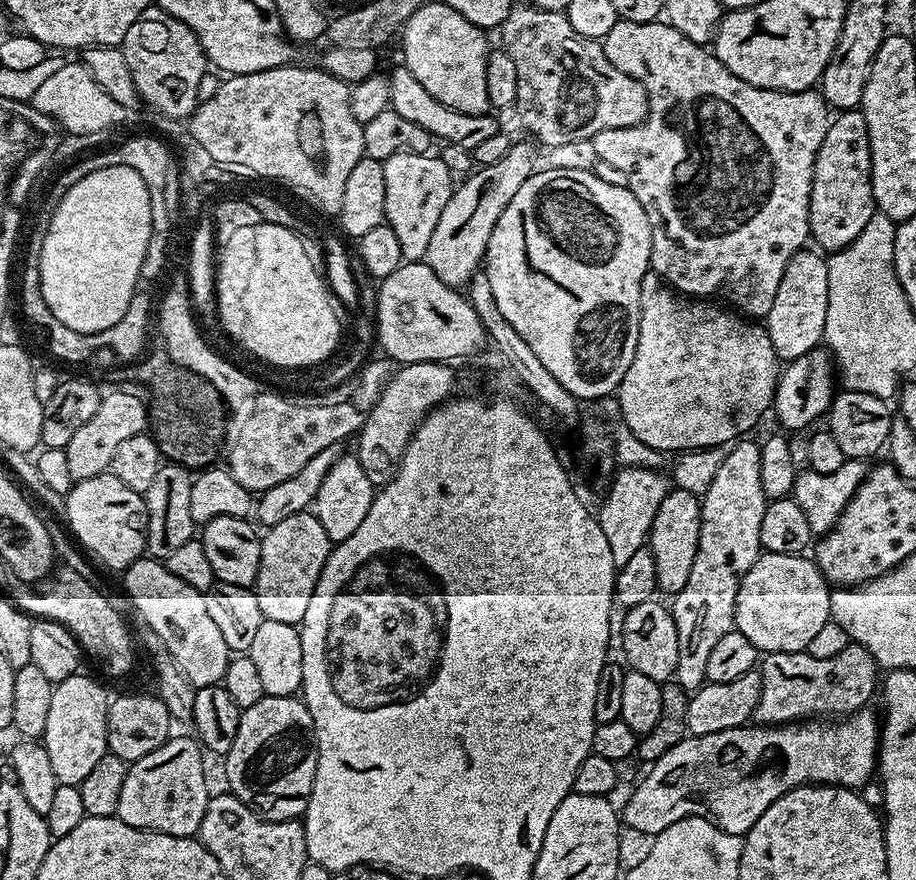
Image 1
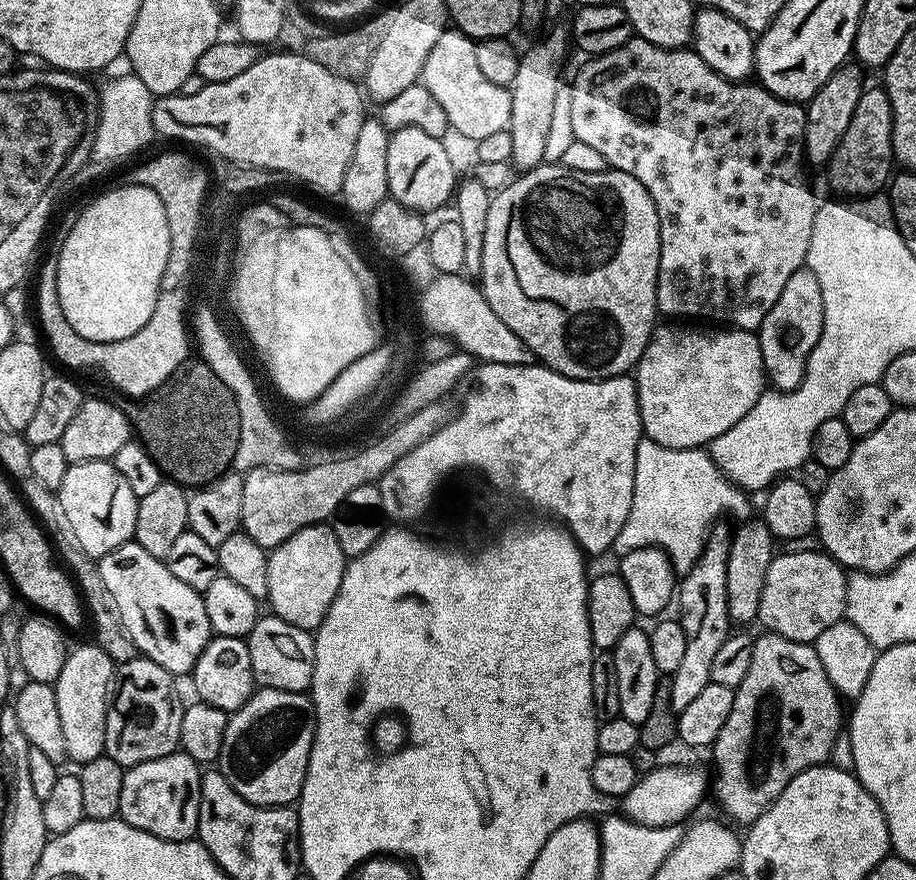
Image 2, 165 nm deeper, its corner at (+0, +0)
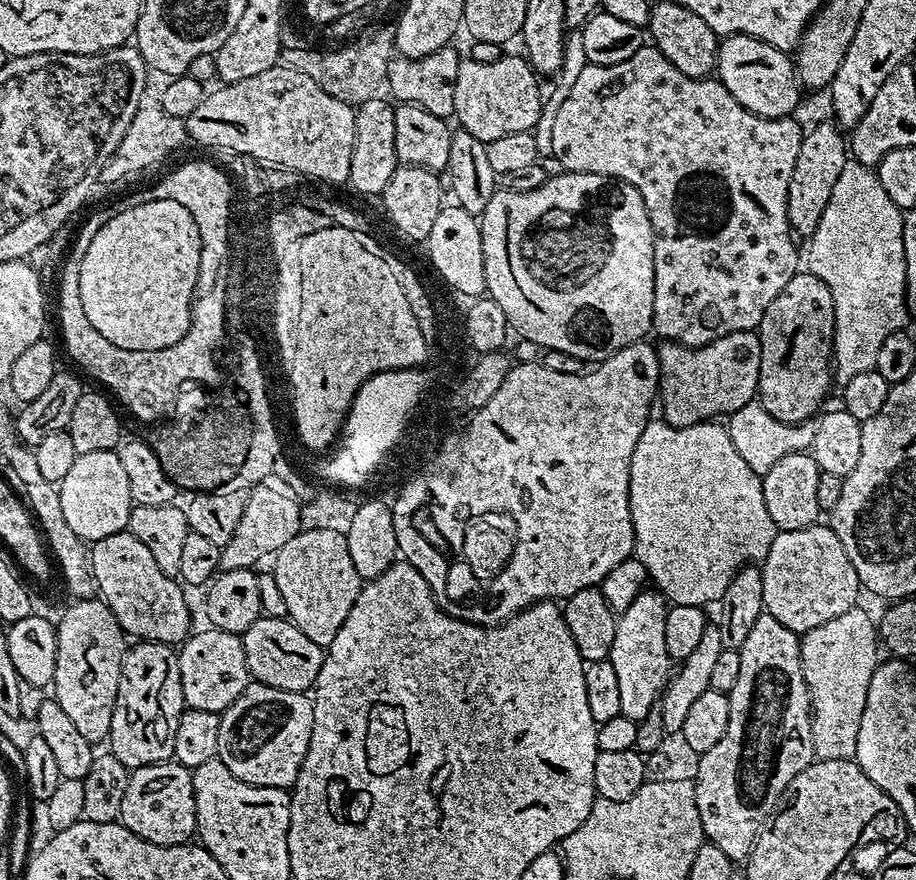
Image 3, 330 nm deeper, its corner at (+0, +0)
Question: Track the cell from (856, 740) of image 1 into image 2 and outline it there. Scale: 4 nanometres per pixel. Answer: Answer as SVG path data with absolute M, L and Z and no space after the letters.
M662 766L637 779L634 787L621 797L620 810L625 819L640 827L664 828L679 825L687 821L687 816L703 802L707 788L708 776L700 768Z

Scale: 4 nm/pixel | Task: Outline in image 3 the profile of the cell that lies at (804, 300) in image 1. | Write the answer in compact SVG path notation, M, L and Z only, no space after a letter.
M807 274L792 276L790 282L786 282L786 286L782 286L782 290L778 290L778 294L774 294L774 298L770 298L770 302L766 302L766 310L762 310L754 331L758 338L758 386L756 387L756 395L760 403L764 404L766 410L770 410L770 414L775 416L789 418L801 415L807 409L804 407L811 402L812 395L815 392L817 395L818 385L822 380L822 369L825 367L825 348L828 345L828 299L826 298L826 290L822 290L822 286L813 276Z

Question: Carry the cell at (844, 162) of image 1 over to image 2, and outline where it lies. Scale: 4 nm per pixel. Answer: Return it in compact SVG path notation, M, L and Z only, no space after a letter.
M880 86L865 87L862 98L858 98L858 107L854 110L854 118L850 118L850 126L846 126L846 134L842 134L842 142L838 142L834 154L826 165L828 184L837 192L833 192L837 197L875 196L889 183L894 172L891 146L893 122L894 114L888 93Z

